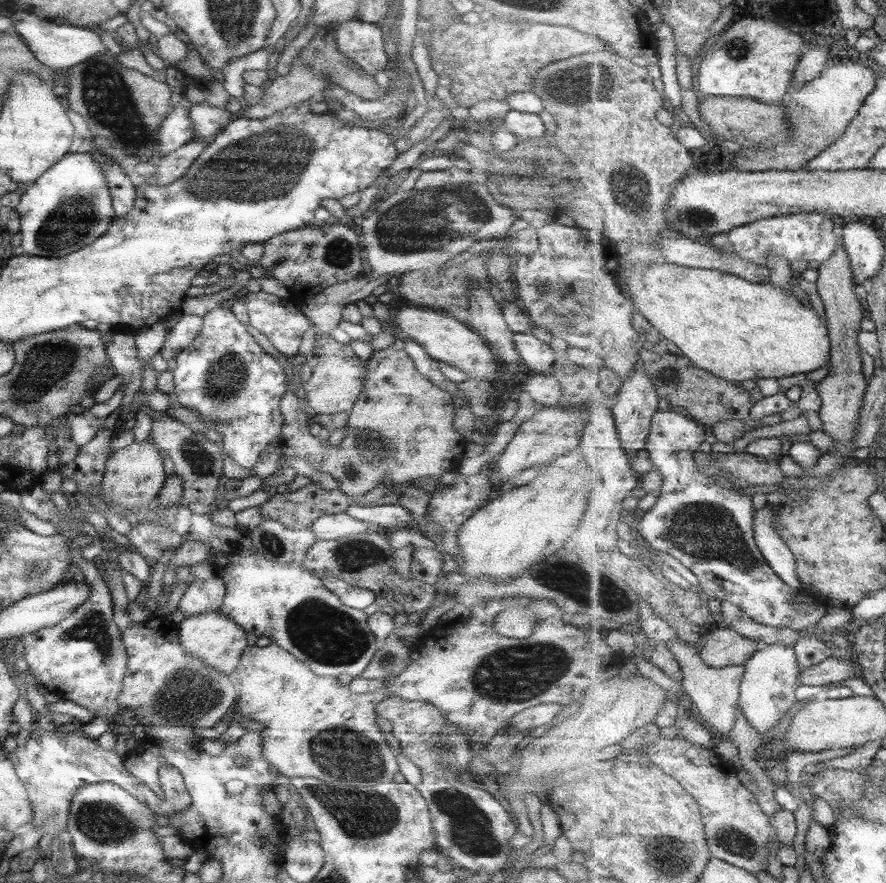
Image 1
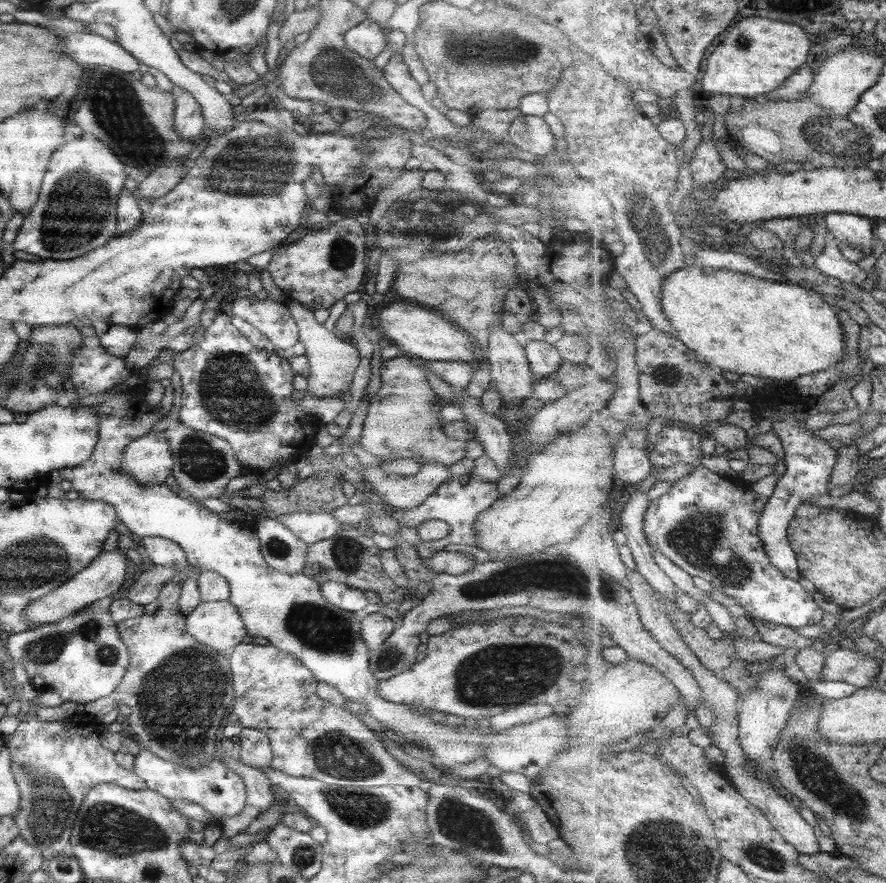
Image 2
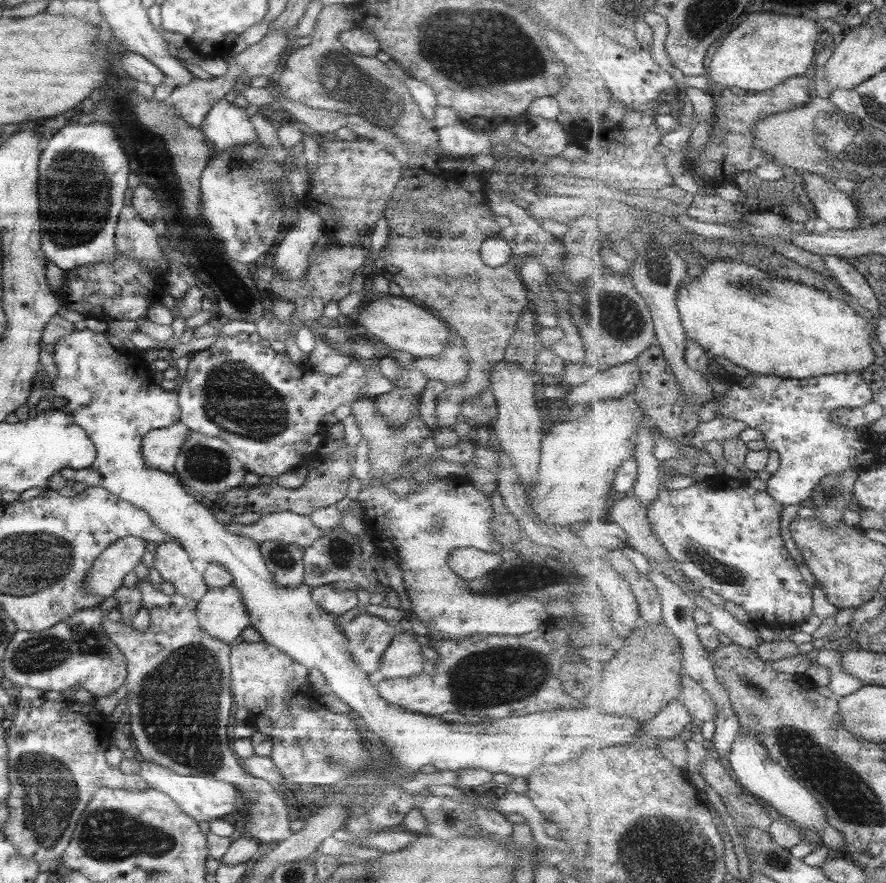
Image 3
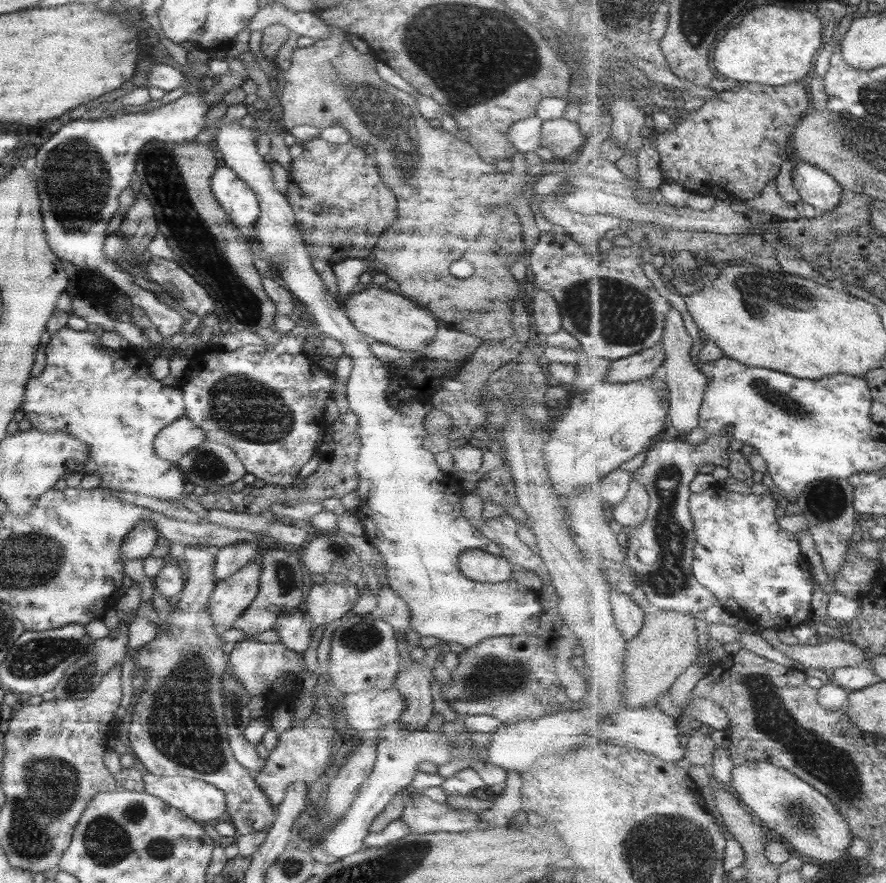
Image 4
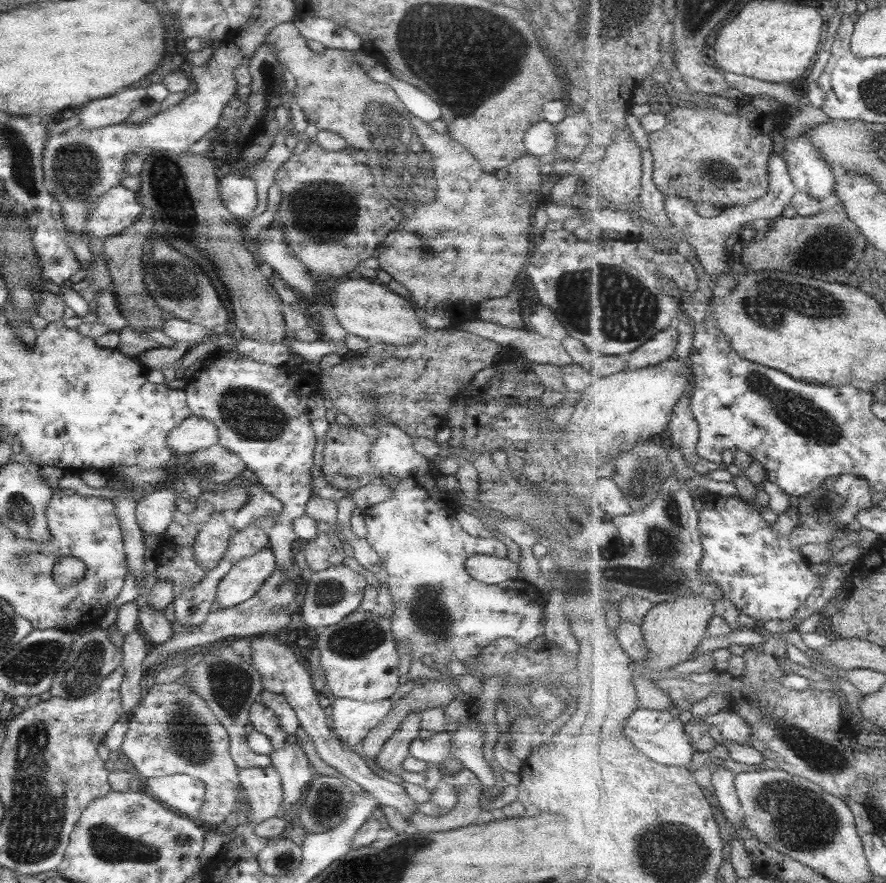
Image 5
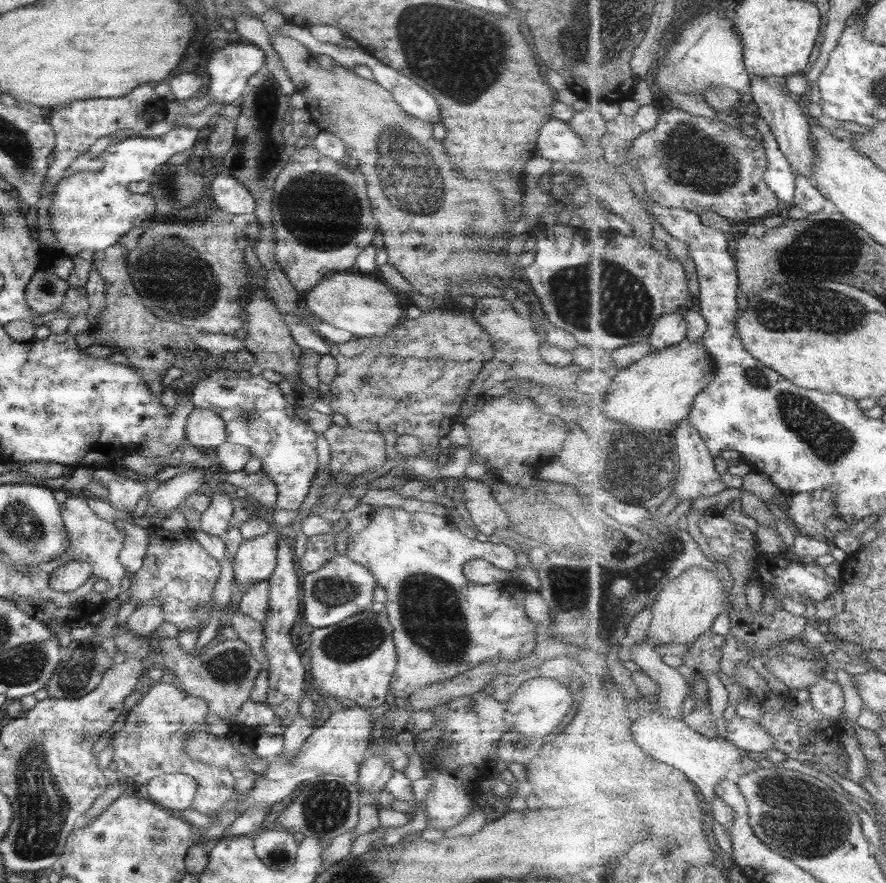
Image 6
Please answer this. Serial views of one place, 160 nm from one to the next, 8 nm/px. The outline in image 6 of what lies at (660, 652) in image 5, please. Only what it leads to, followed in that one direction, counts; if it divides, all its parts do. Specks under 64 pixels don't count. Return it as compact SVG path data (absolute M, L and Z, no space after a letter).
M695 566L675 578L653 603L650 609L654 612L650 626L650 638L658 645L673 643L686 644L697 640L701 634L713 626L718 616L726 611L725 584L717 576L716 570Z

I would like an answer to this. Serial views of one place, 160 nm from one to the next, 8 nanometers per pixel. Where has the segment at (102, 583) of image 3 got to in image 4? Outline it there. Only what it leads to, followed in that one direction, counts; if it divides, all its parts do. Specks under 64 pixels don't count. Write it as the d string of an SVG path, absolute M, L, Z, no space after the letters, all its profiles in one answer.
M139 522L121 541L119 556L121 564L127 560L143 560L154 548L157 540L157 532L151 526L151 522Z

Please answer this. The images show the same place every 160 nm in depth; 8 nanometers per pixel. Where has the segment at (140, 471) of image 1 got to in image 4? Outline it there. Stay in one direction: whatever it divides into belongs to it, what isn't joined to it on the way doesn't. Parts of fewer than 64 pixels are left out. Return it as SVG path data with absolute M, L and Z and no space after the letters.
M183 416L164 426L154 436L152 445L159 458L175 463L205 440L202 430Z

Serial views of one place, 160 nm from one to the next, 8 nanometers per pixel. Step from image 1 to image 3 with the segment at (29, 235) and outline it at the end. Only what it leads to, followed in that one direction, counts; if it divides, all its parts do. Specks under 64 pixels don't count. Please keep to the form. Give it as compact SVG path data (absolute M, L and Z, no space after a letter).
M71 124L41 145L38 173L40 251L62 271L114 259L114 228L127 190L128 162L116 132L107 124Z

